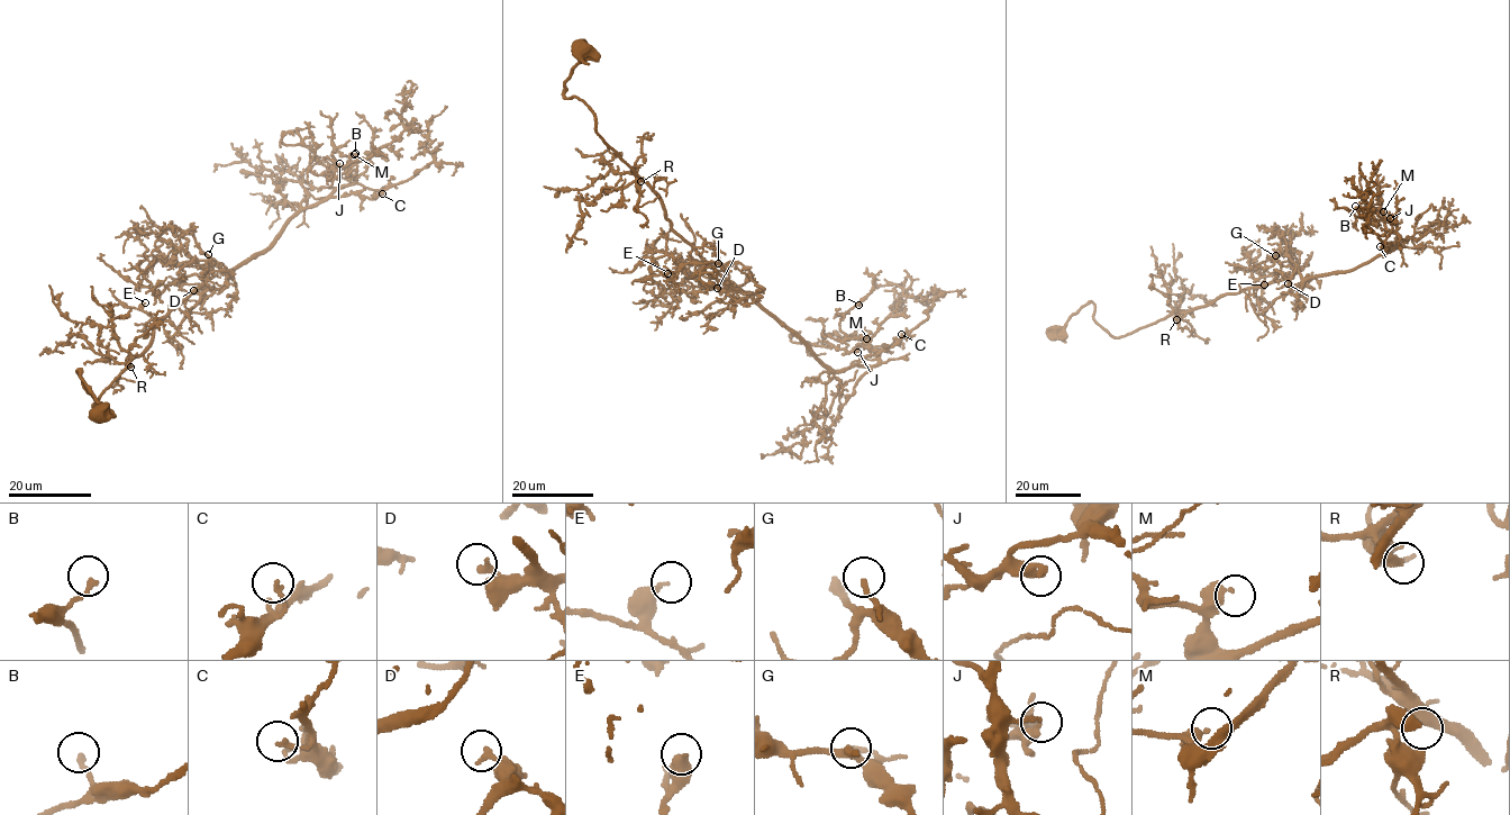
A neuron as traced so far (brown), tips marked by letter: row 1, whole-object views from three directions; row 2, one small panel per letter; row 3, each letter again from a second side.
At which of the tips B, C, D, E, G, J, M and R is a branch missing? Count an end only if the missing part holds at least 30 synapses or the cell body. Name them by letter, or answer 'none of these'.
M

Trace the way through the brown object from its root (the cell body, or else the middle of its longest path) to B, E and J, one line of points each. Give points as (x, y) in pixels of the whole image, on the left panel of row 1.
B: (211, 275), (212, 262), (229, 273), (294, 215), (355, 182), (352, 165), (335, 177), (327, 169), (355, 153)
E: (211, 275), (212, 262), (227, 281), (219, 289), (206, 290), (178, 329), (145, 313), (145, 302)
J: (211, 275), (212, 262), (229, 273), (264, 253), (294, 215), (355, 182), (345, 169), (335, 168), (339, 163)

